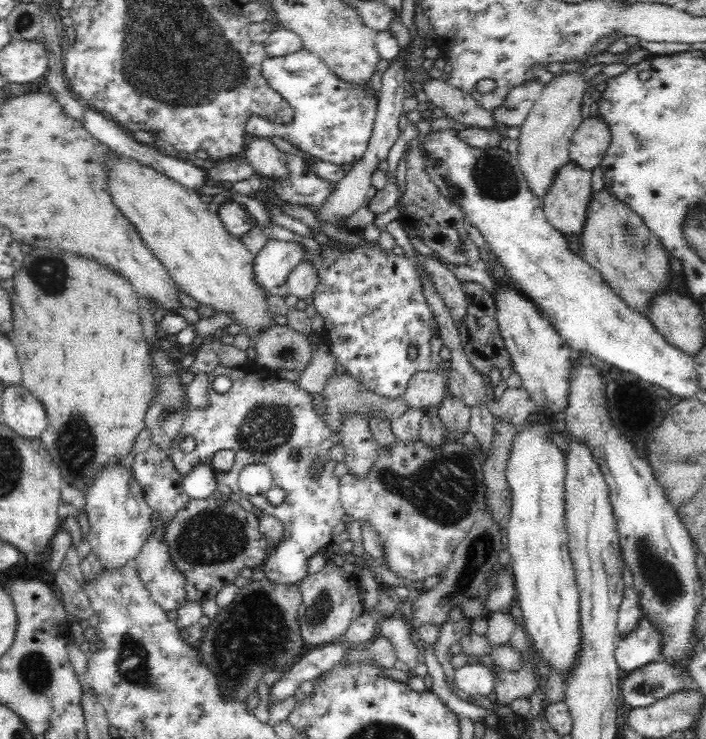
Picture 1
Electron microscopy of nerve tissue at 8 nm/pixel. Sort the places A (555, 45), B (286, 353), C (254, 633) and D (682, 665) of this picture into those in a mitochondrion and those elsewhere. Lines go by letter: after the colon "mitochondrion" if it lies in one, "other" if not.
A: other
B: mitochondrion
C: mitochondrion
D: other

